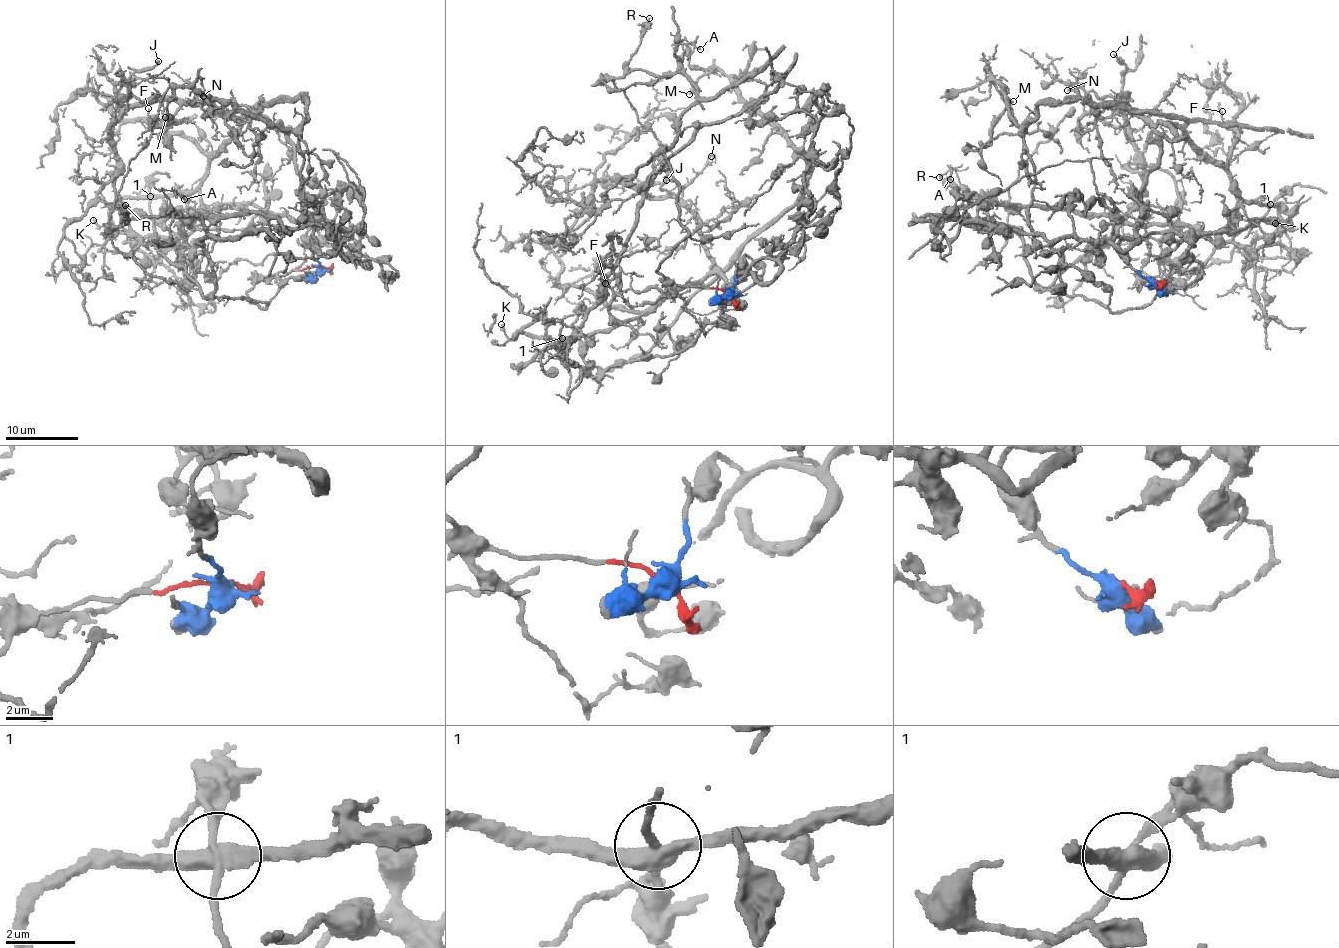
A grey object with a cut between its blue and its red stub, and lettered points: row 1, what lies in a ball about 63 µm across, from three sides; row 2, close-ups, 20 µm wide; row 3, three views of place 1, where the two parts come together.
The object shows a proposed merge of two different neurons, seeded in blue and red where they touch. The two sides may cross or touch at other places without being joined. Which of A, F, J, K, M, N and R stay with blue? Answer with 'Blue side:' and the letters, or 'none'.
Blue side: F, J, K, M, N

